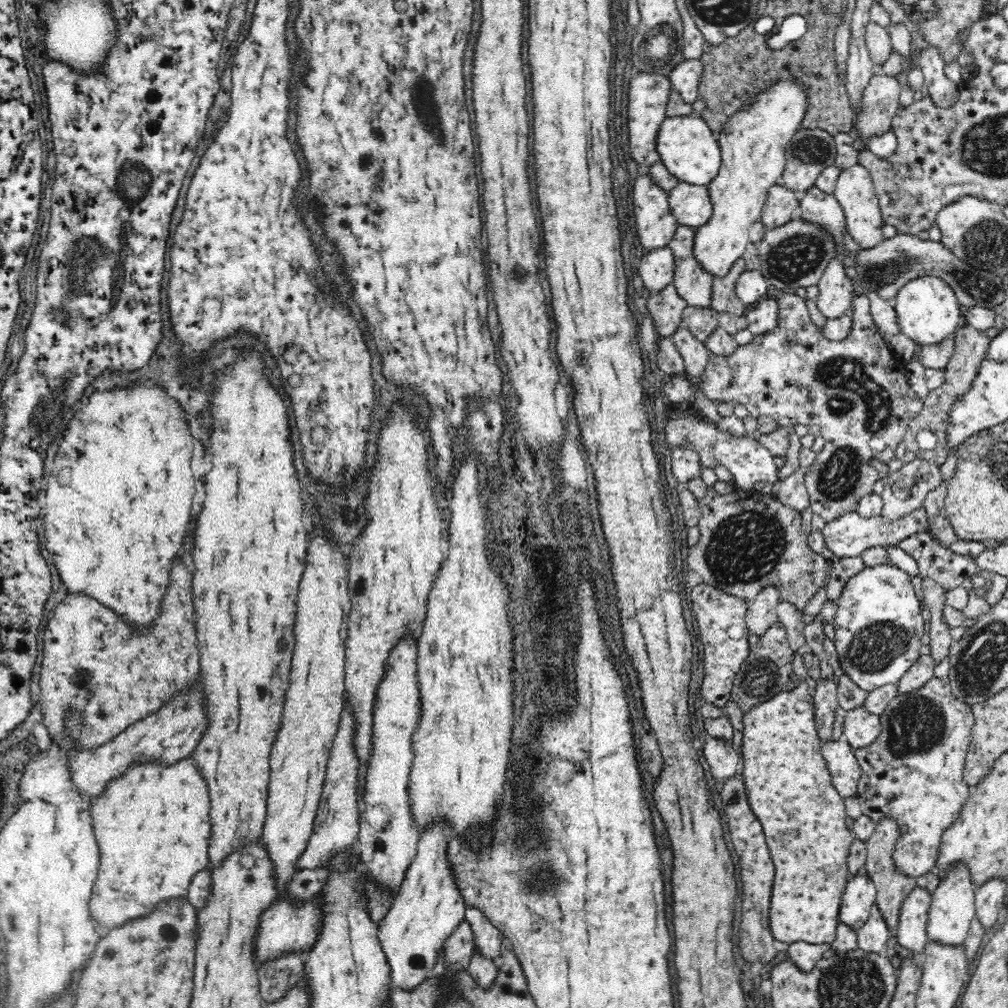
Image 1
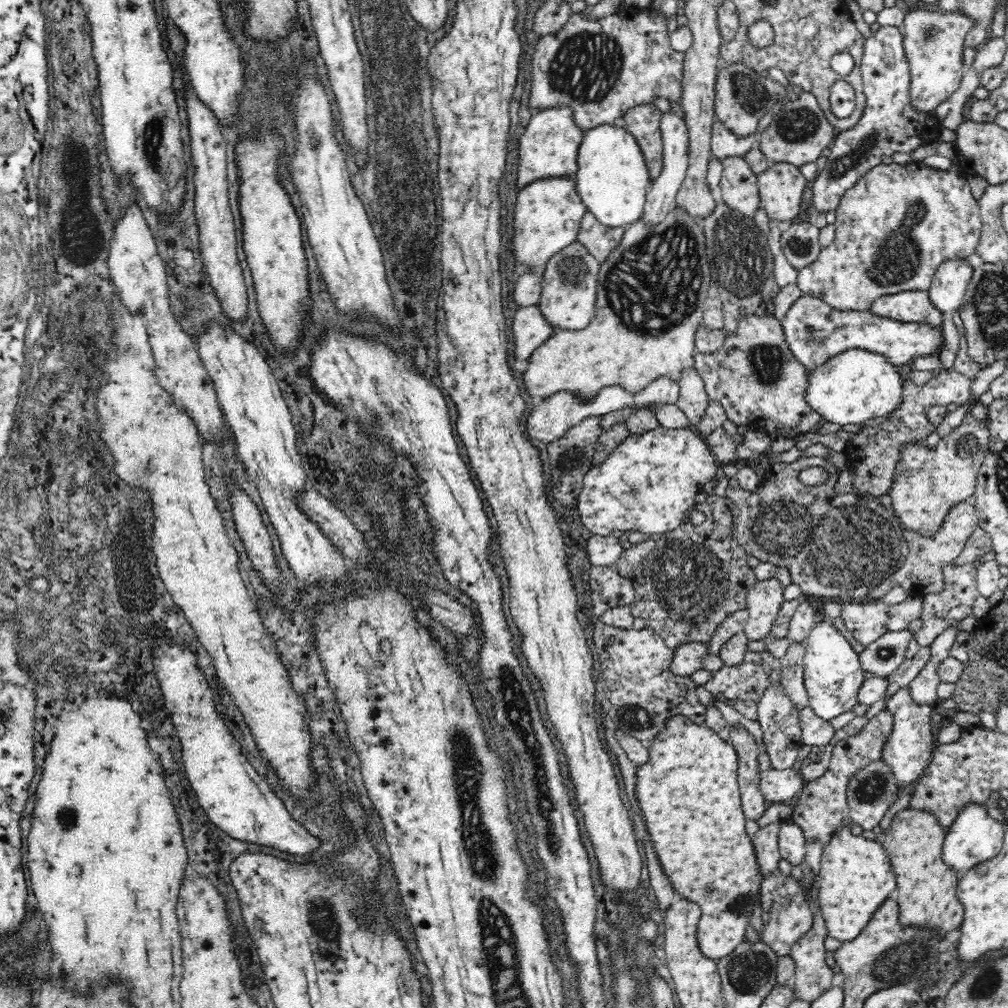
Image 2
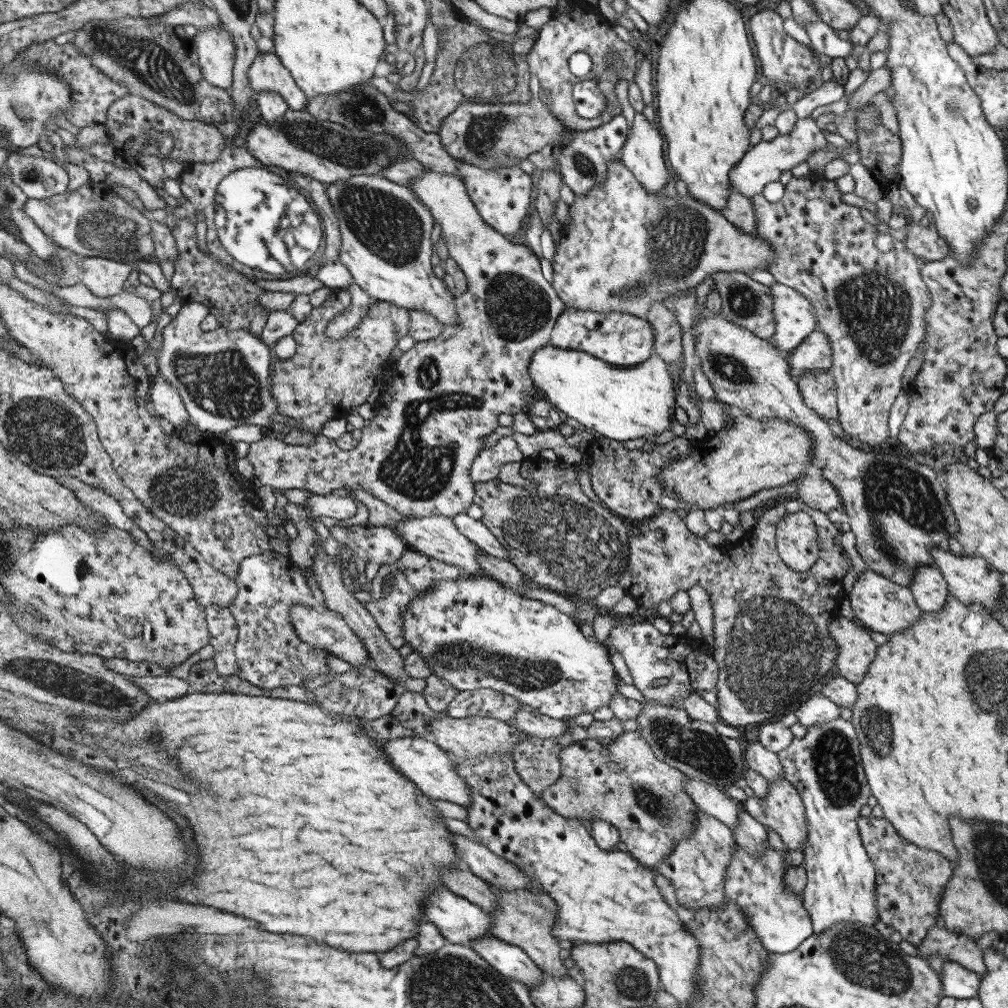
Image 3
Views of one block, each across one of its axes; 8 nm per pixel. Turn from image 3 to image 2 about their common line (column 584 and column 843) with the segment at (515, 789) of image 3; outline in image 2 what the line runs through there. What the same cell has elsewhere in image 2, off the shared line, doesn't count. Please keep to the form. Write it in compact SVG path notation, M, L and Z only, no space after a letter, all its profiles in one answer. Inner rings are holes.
M851 826L840 827L824 844L821 868L816 876L819 883L819 907L829 936L846 943L854 940L866 928L874 912L897 888L894 871L880 837L856 831Z

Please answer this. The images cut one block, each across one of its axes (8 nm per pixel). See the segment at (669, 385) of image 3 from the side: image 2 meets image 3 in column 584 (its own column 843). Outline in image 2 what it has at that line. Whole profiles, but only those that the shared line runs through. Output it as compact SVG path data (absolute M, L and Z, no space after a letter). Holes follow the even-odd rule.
M851 349L838 356L834 356L817 366L808 375L808 386L806 387L806 402L812 410L817 412L823 422L839 424L842 428L856 427L866 420L880 418L892 413L901 403L902 398L902 375L898 373L898 365L890 364L886 356L872 353L861 349Z

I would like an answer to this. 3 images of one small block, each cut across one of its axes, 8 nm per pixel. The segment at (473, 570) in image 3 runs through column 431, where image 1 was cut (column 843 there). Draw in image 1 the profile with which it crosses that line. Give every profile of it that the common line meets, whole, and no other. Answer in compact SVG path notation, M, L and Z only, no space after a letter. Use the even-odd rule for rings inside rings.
M924 507L913 510L895 521L888 521L882 515L862 517L858 511L850 511L840 518L827 522L823 528L824 543L832 551L834 558L858 557L873 546L898 545L901 540L928 530L928 517Z

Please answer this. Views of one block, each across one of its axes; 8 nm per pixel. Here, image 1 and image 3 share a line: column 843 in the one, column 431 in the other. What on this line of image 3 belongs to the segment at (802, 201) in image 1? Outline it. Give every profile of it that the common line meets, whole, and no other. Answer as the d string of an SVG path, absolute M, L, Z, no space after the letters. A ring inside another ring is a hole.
M356 174L344 182L338 180L325 186L342 234L342 249L338 260L350 271L354 283L360 285L375 300L392 302L408 310L424 310L443 325L452 324L454 328L458 328L458 309L454 303L456 296L448 291L445 281L435 275L432 266L431 230L434 230L435 219L431 209L412 193L412 189L381 175Z

